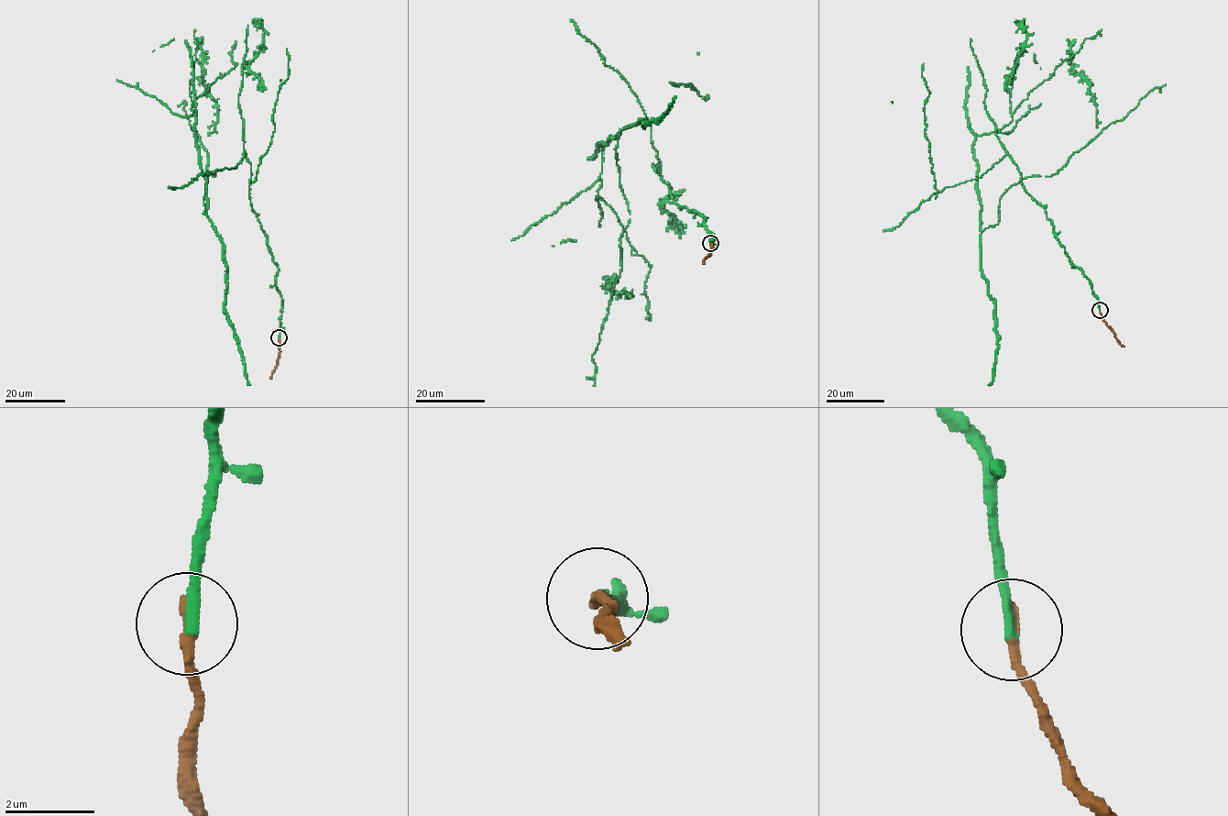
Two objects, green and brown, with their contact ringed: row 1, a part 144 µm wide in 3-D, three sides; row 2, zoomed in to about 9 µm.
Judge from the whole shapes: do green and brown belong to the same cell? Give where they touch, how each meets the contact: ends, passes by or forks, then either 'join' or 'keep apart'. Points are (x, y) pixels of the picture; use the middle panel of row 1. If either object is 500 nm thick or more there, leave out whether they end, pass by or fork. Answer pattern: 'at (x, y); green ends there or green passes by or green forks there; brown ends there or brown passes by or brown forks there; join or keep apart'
at (710, 243); green ends there; brown ends there; join

